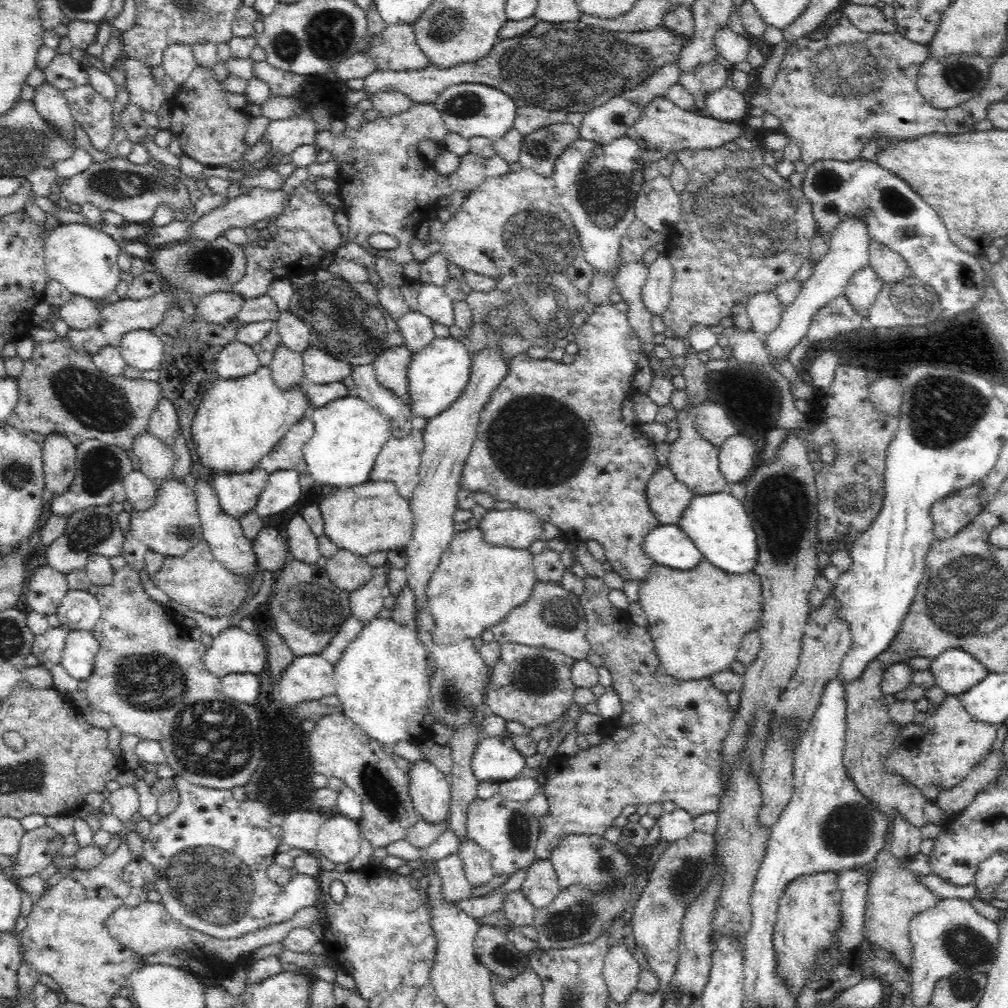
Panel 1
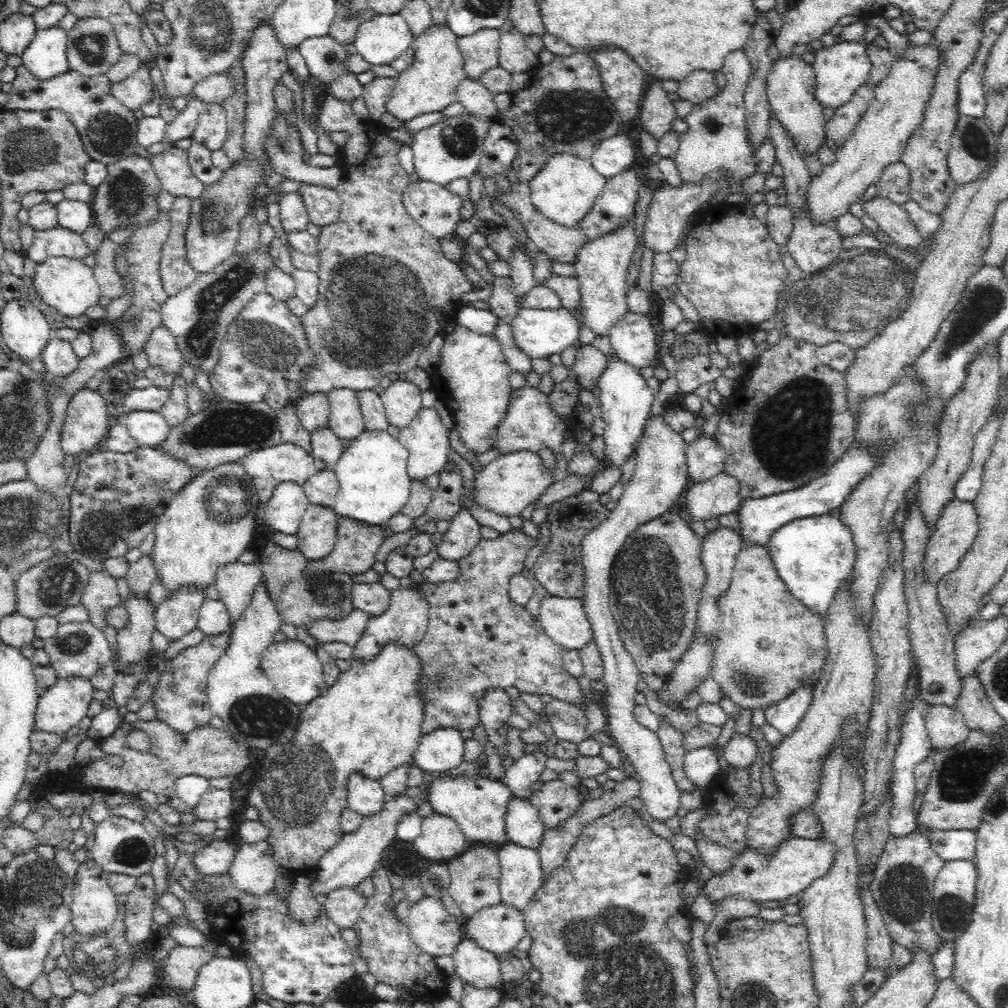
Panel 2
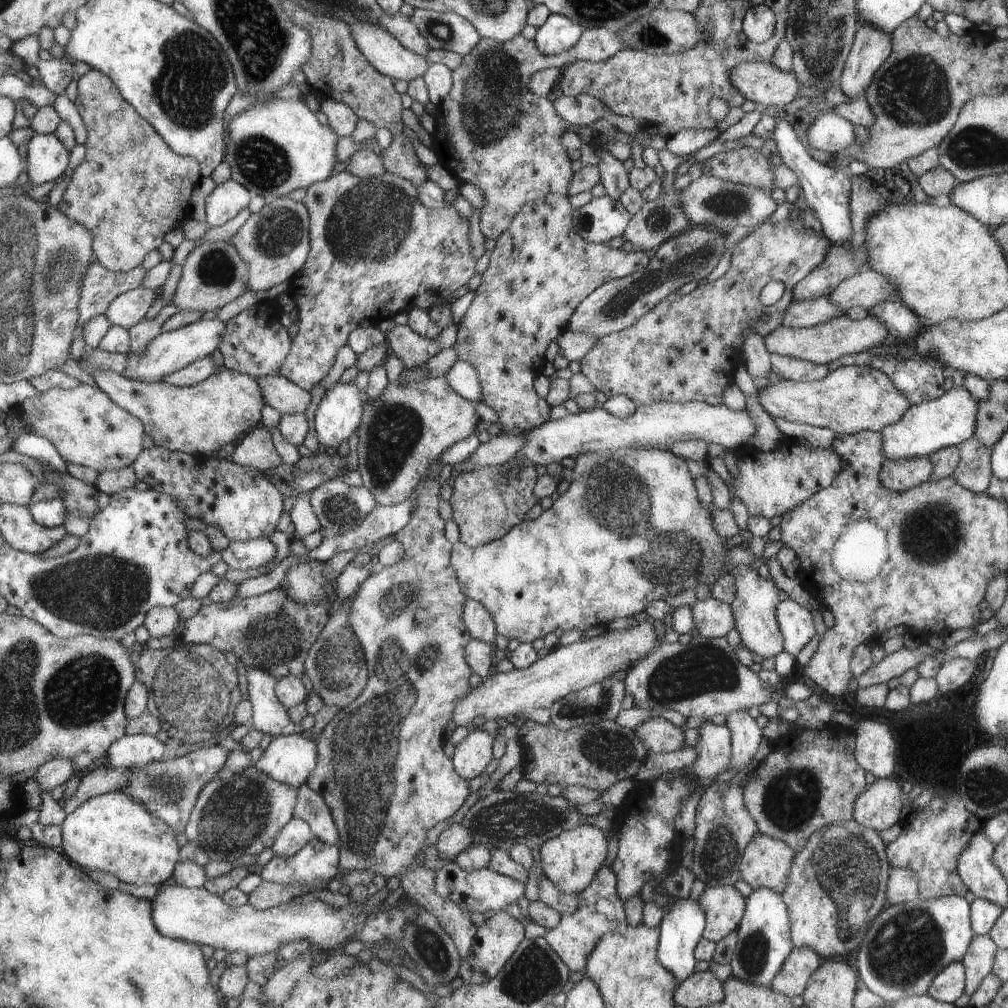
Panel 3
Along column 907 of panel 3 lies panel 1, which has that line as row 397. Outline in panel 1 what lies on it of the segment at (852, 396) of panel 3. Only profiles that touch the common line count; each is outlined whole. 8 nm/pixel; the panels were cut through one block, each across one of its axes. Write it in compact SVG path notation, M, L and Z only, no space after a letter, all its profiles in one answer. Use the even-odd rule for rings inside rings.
M406 345L395 346L379 354L372 362L380 386L398 394L404 405L412 405L408 392L407 368L411 359Z

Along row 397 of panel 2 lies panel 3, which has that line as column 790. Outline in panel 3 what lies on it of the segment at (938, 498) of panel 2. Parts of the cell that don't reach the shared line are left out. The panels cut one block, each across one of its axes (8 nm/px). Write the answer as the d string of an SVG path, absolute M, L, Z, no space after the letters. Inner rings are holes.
M793 948L785 964L773 978L770 990L789 998L801 995L821 961L820 956L811 948Z

